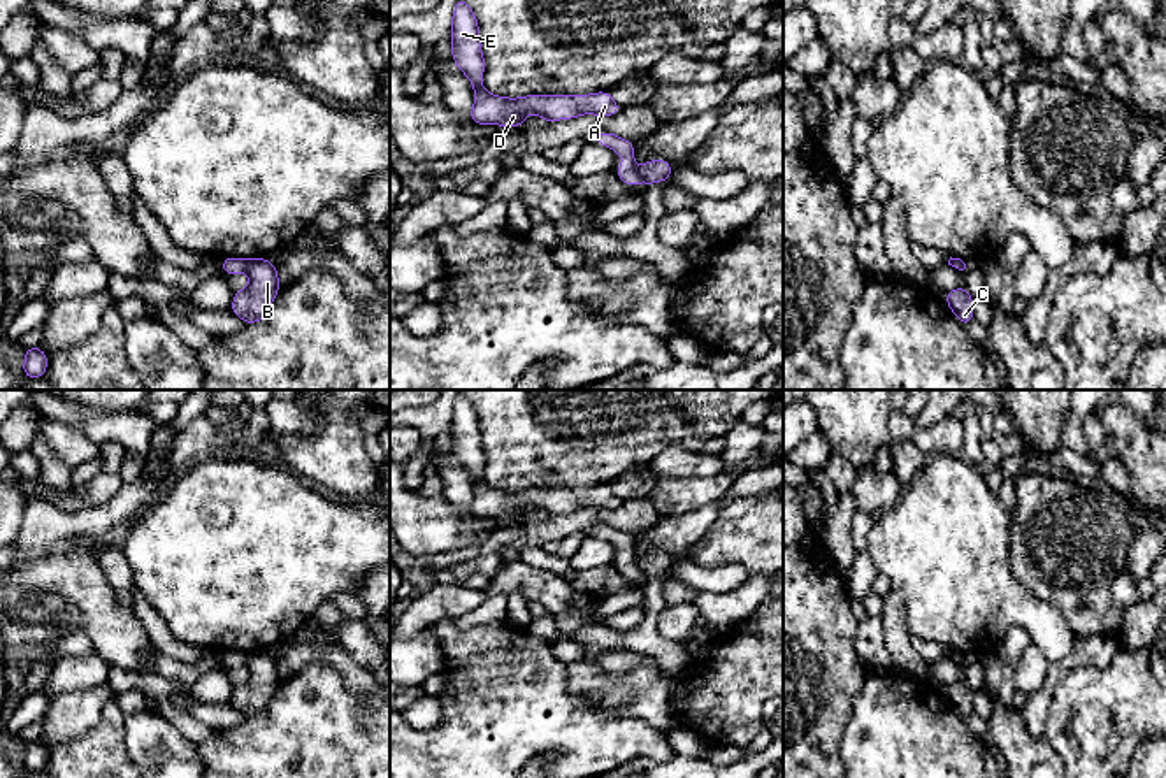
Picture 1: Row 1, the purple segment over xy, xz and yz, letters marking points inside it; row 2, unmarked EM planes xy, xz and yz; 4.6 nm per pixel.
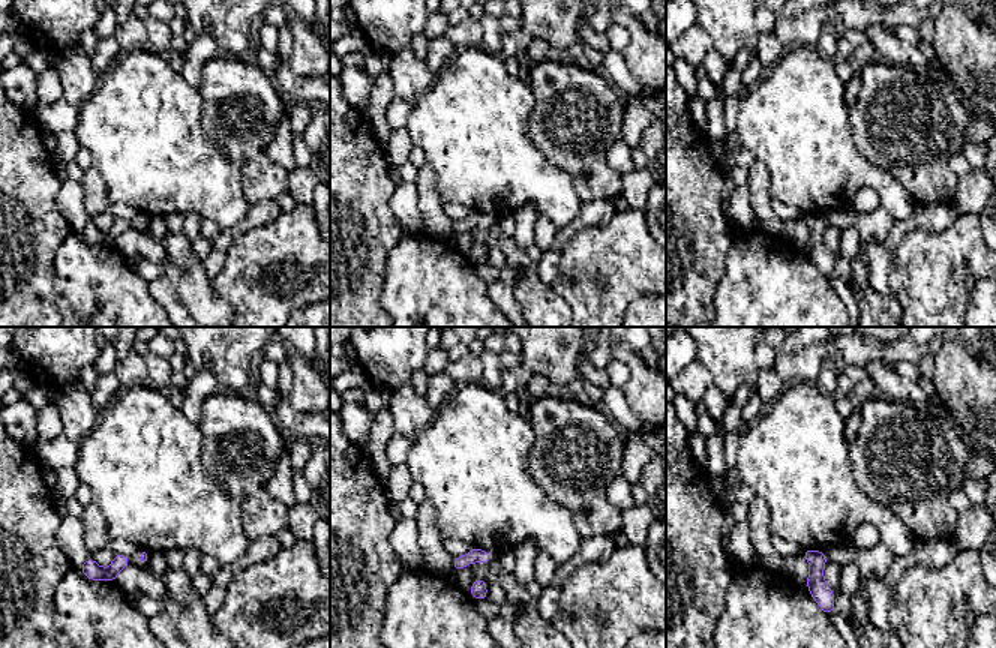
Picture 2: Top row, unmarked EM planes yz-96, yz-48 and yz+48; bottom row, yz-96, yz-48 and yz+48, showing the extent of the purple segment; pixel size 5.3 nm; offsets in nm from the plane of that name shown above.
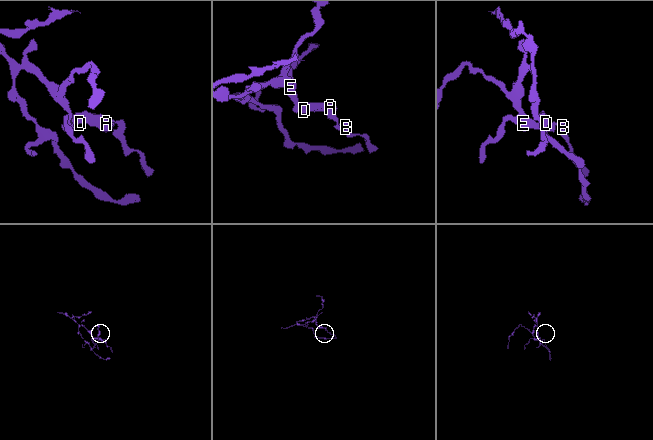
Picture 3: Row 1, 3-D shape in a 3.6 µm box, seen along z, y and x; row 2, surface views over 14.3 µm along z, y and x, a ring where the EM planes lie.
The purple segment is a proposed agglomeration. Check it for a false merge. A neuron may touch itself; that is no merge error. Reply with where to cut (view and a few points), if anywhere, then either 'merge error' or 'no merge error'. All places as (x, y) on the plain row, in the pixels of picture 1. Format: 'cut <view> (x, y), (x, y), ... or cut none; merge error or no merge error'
cut xy (244, 654), (246, 662); merge error

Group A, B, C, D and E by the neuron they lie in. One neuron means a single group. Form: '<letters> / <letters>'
A D E / B C

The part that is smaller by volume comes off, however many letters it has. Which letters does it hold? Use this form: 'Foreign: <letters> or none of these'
Foreign: B, C

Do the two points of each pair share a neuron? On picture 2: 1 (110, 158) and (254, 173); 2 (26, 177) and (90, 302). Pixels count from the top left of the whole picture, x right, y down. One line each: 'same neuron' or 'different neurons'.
1: different neurons
2: different neurons

